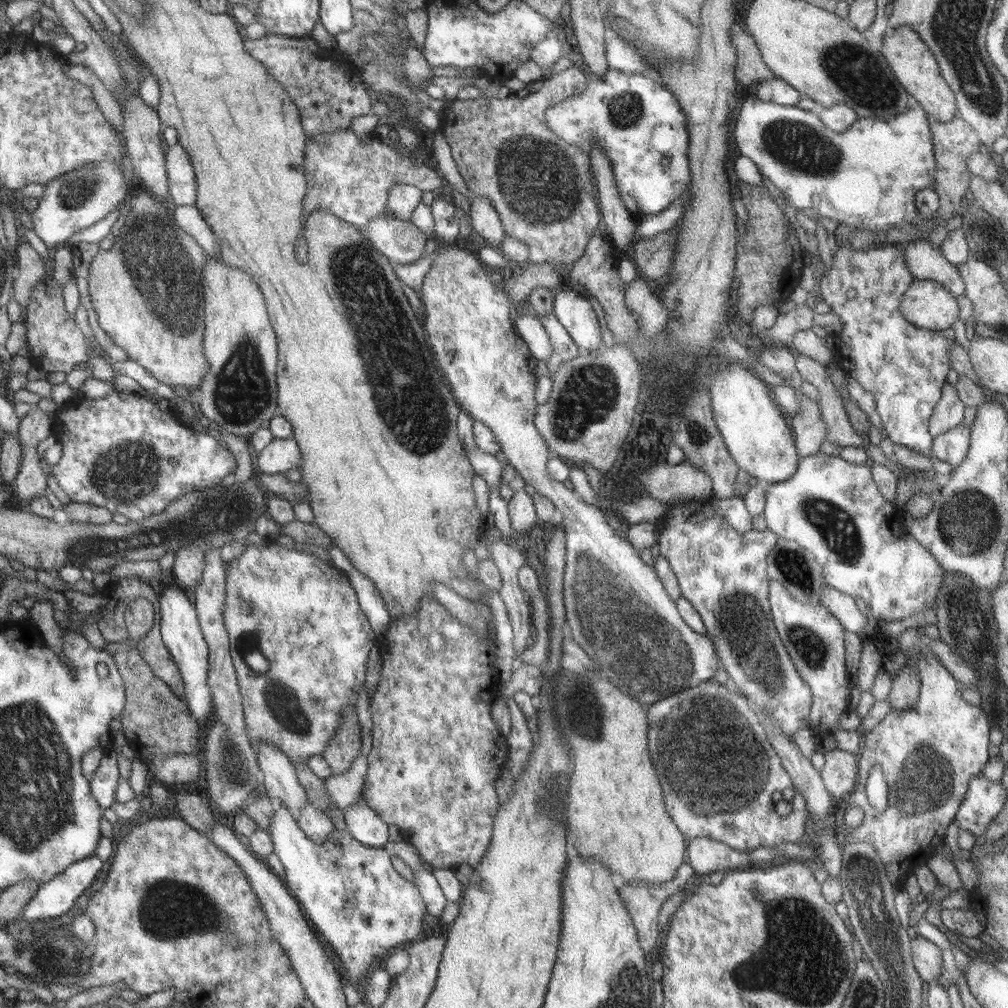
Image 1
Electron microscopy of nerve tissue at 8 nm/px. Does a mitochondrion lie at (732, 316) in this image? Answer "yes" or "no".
no

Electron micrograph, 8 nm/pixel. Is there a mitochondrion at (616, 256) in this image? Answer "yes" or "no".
no

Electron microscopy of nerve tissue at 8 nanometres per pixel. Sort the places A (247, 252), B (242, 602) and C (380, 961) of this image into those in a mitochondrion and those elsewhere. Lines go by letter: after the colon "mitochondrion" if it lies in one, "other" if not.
A: other
B: other
C: other

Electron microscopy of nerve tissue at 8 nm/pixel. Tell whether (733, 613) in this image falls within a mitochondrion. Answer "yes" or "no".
yes

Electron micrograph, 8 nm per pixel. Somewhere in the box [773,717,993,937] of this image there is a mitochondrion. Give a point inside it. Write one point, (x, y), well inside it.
(924, 780)

